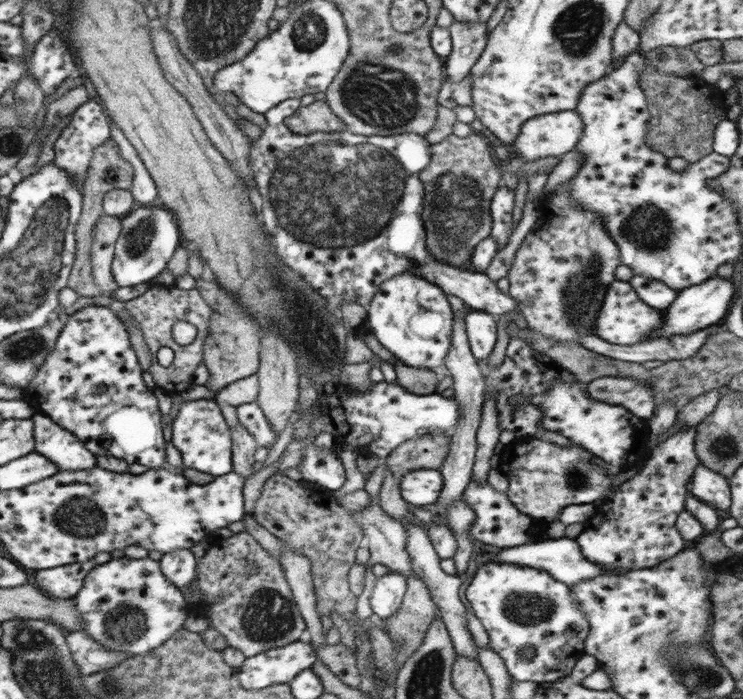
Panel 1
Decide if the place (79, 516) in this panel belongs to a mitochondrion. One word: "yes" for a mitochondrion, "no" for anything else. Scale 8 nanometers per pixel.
yes

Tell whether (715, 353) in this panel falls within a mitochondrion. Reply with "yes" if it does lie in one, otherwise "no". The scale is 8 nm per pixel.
no

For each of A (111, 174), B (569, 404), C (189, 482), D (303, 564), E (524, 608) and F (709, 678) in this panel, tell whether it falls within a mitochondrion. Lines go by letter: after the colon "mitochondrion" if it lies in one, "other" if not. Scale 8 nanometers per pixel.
A: mitochondrion
B: other
C: other
D: other
E: mitochondrion
F: mitochondrion

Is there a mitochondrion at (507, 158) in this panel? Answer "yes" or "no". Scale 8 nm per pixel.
no

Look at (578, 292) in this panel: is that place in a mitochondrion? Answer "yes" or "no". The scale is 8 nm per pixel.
yes

